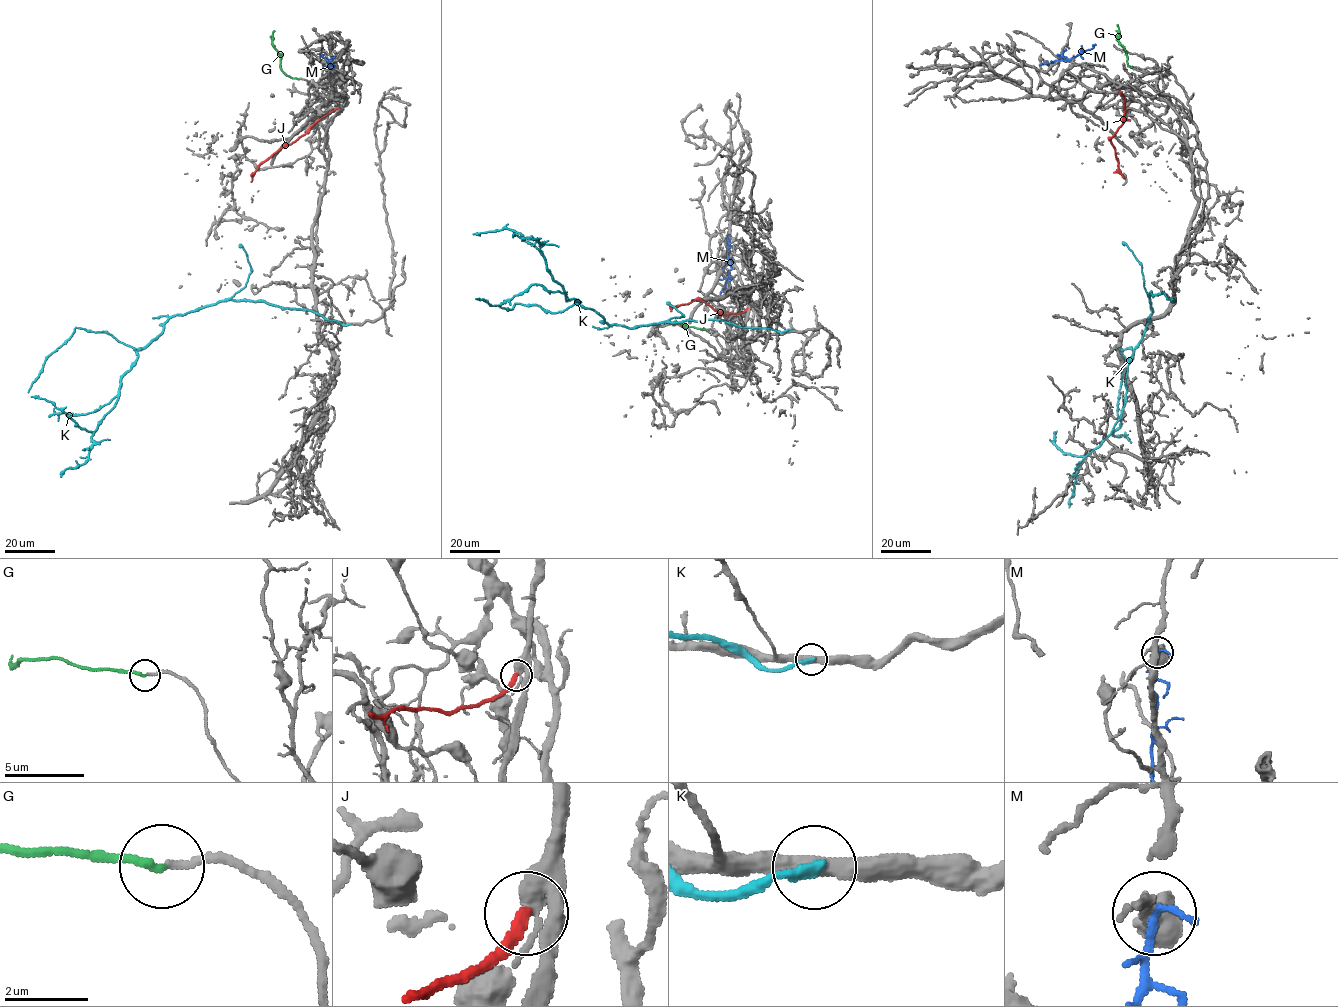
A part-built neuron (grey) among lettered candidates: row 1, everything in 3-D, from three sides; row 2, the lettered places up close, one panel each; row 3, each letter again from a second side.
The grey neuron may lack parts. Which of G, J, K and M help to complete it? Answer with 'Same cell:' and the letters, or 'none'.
Same cell: G

